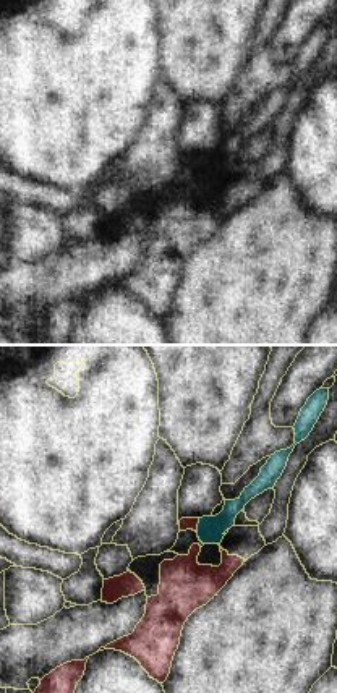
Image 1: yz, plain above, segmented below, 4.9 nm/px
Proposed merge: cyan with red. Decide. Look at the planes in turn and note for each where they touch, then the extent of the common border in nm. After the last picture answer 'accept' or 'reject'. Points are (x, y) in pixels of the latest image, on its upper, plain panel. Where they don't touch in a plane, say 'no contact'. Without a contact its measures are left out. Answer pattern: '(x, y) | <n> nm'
(198, 162) | 70 nm

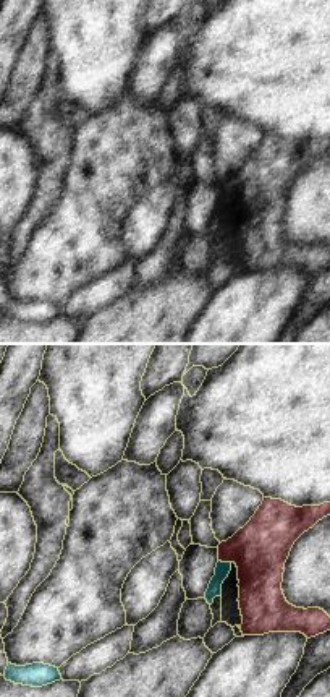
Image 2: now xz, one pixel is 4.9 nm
(225, 200) | 70 nm

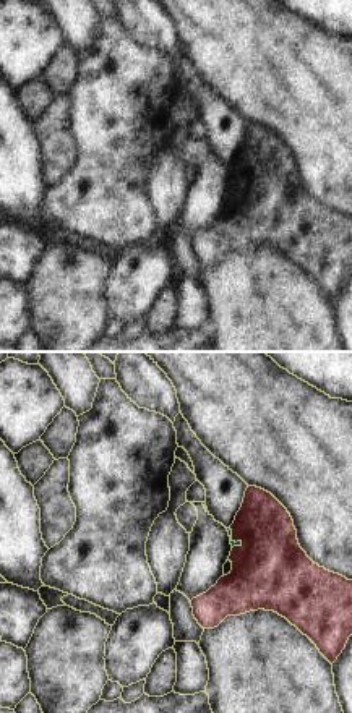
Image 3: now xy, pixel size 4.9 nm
(231, 175) | 120 nm

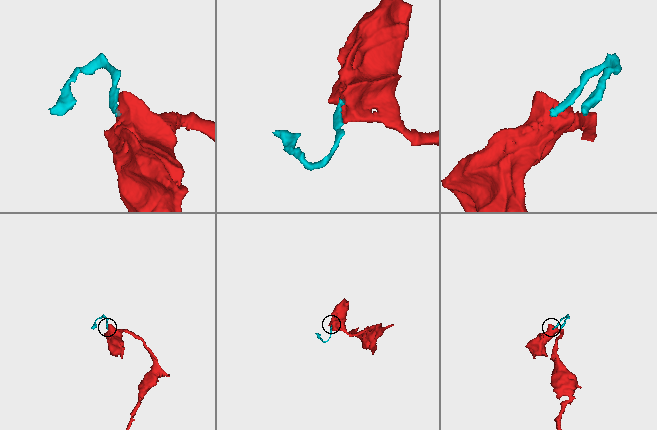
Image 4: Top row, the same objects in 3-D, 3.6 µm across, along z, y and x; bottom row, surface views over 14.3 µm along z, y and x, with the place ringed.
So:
reject

